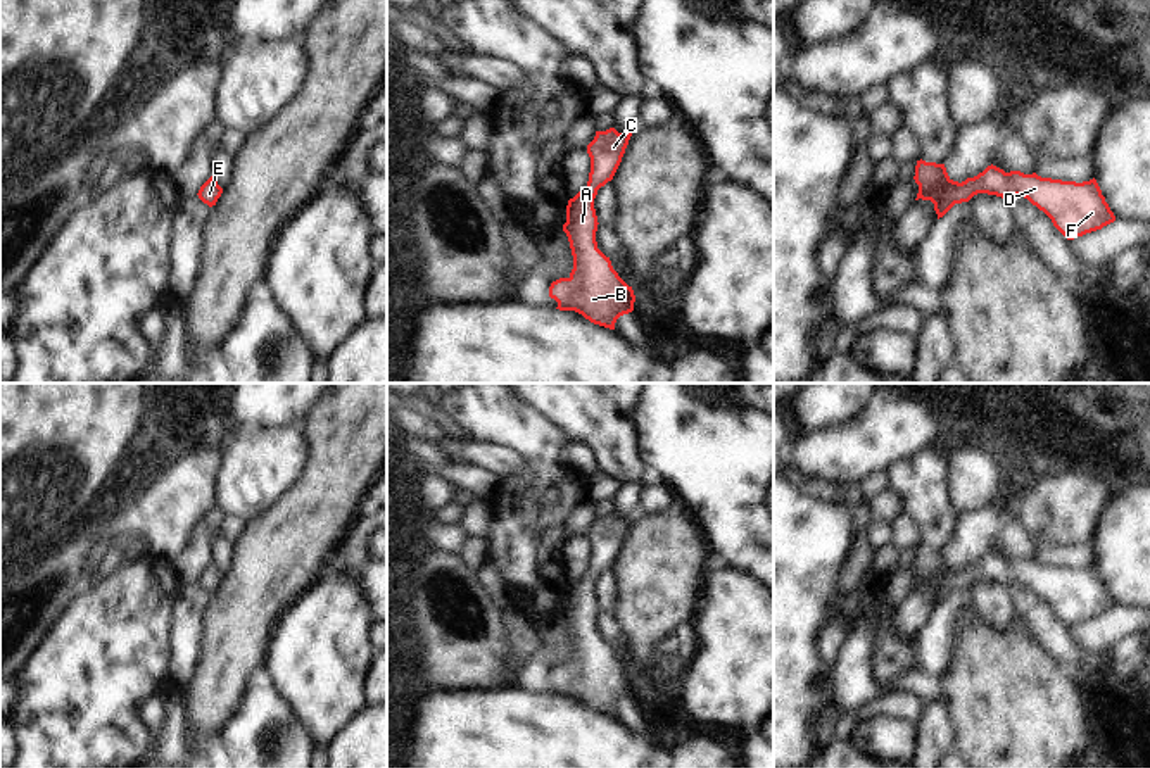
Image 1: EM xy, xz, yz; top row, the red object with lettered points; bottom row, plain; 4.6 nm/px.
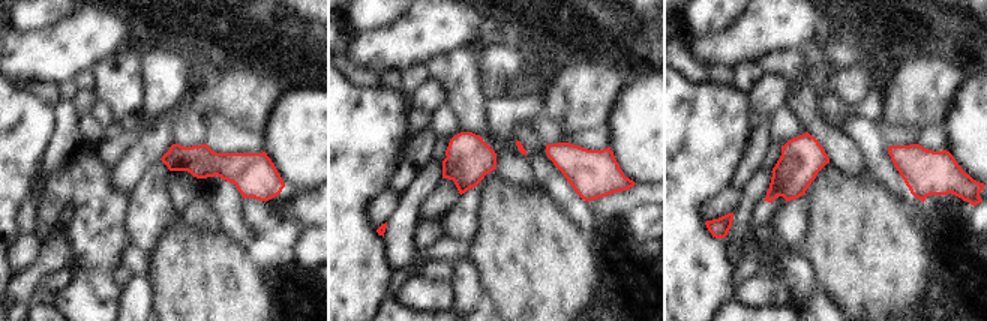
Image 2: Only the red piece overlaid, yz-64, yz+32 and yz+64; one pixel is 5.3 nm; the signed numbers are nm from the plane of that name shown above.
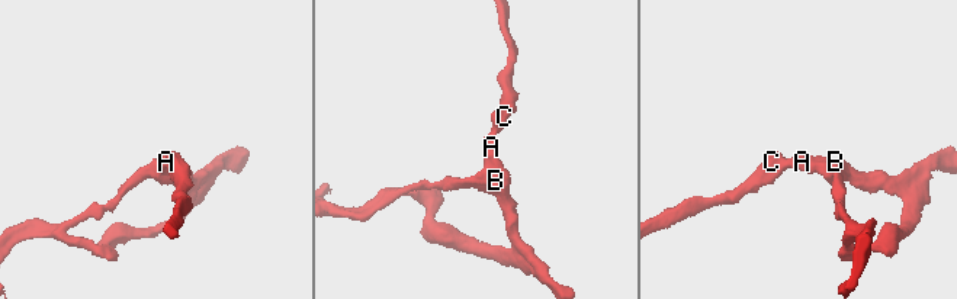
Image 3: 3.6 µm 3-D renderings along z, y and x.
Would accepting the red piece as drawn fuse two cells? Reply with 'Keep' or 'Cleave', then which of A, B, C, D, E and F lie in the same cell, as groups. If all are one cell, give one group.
Keep. Groups: A B C D E F

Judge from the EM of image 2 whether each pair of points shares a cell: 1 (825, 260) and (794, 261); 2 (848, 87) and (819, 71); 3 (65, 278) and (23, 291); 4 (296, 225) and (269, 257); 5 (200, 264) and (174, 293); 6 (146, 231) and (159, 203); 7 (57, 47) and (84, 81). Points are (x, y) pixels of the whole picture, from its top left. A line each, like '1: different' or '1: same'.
1: different
2: same
3: different
4: same
5: same
6: same
7: different

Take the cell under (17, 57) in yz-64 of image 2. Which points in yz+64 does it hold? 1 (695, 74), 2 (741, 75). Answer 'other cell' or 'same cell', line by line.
1: other cell
2: other cell

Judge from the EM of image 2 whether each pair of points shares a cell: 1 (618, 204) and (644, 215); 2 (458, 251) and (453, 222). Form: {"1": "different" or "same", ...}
{"1": "different", "2": "different"}

